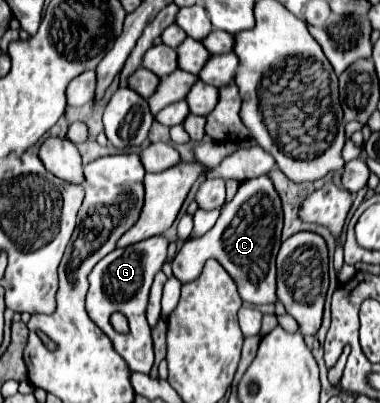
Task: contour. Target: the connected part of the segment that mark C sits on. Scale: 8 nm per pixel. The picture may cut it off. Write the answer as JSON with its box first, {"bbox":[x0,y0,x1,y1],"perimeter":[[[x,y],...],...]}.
{"bbox":[173,175,283,305],"perimeter":[[[267,175],[247,179],[239,185],[235,197],[227,201],[221,209],[217,223],[201,237],[187,239],[173,259],[173,275],[181,283],[189,283],[199,277],[203,263],[213,257],[235,281],[243,301],[261,305],[275,303],[275,255],[281,245],[283,211],[281,199]]]}

